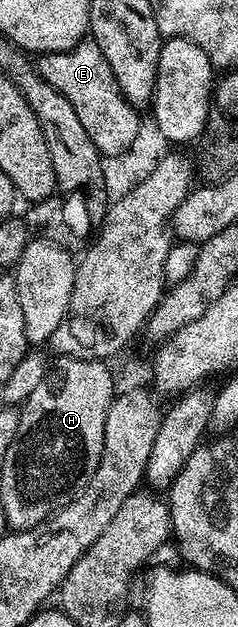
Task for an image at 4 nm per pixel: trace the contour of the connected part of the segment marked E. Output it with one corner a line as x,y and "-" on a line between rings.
92,39
81,40
63,52
48,52
39,55
36,60
38,73
68,102
72,102
72,110
80,117
84,130
92,138
103,157
116,156
128,152
136,141
140,123
139,109
129,104
112,74
112,66
108,66
108,58
100,50
100,46

